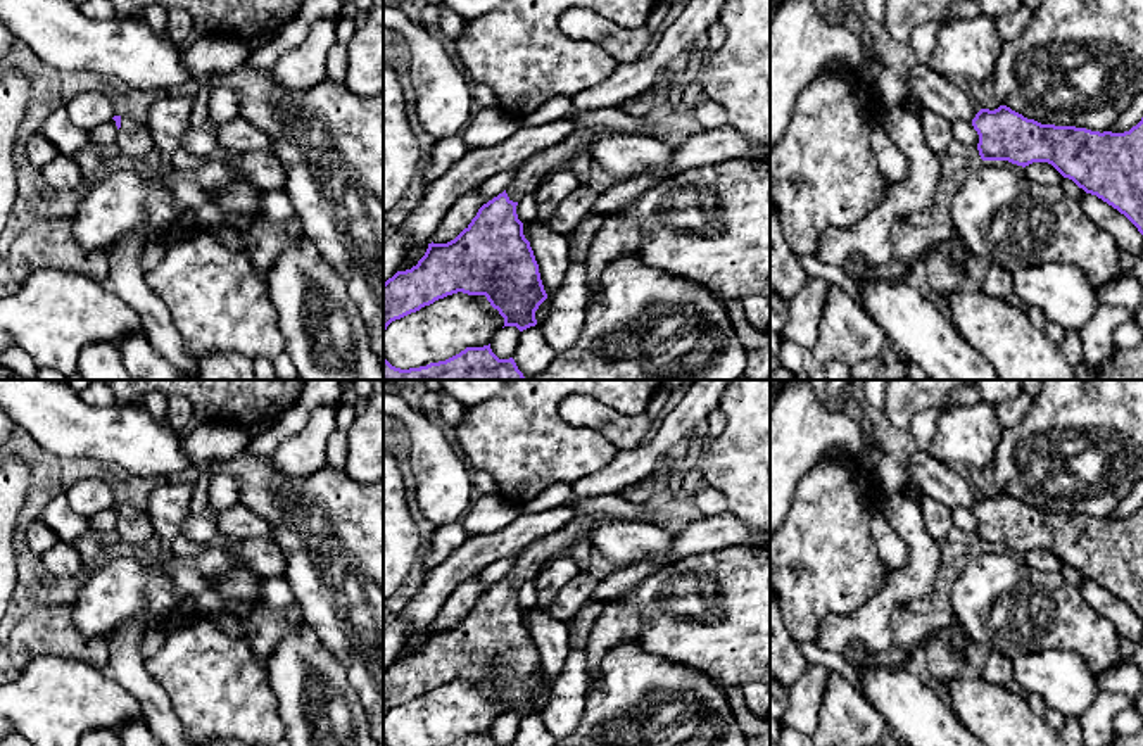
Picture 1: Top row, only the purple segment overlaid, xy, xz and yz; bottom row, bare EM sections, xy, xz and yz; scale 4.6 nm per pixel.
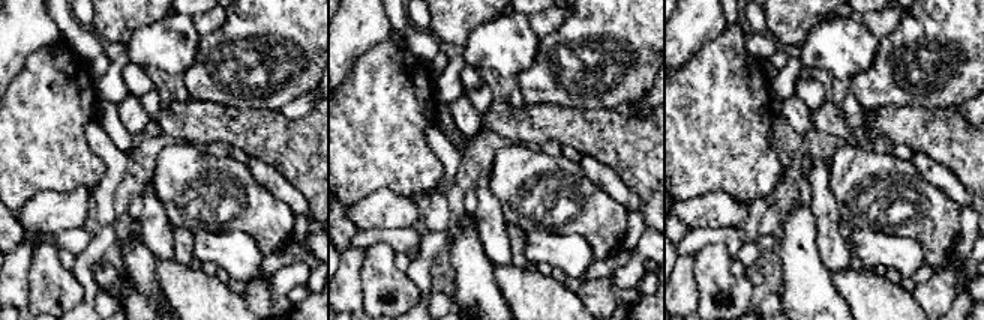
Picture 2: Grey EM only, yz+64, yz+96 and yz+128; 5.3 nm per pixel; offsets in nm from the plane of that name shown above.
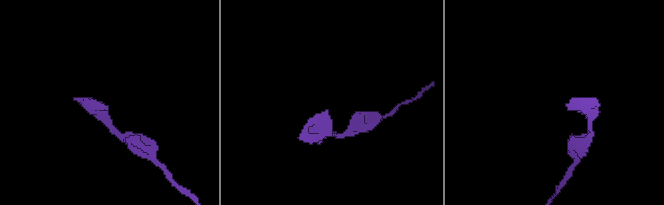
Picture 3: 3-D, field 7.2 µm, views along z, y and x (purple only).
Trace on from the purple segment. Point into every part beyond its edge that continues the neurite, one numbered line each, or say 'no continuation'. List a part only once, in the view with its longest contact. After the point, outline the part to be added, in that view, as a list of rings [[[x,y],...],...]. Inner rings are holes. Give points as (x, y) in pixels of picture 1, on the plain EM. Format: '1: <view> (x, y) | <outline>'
1: xz (534, 556) | [[[577,513],[559,530],[528,544],[506,575],[509,587],[518,589],[525,582],[534,582],[547,561],[565,556],[572,544],[585,541],[589,528],[599,518],[601,515]]]

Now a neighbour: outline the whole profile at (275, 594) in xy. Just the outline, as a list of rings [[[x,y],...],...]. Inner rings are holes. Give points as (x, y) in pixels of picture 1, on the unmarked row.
[[[283,577],[262,578],[257,587],[257,604],[271,611],[285,611],[295,603],[294,592]]]

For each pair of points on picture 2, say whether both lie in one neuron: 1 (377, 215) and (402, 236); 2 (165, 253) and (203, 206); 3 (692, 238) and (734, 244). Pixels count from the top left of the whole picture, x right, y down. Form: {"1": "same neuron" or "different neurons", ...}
{"1": "different neurons", "2": "different neurons", "3": "same neuron"}

